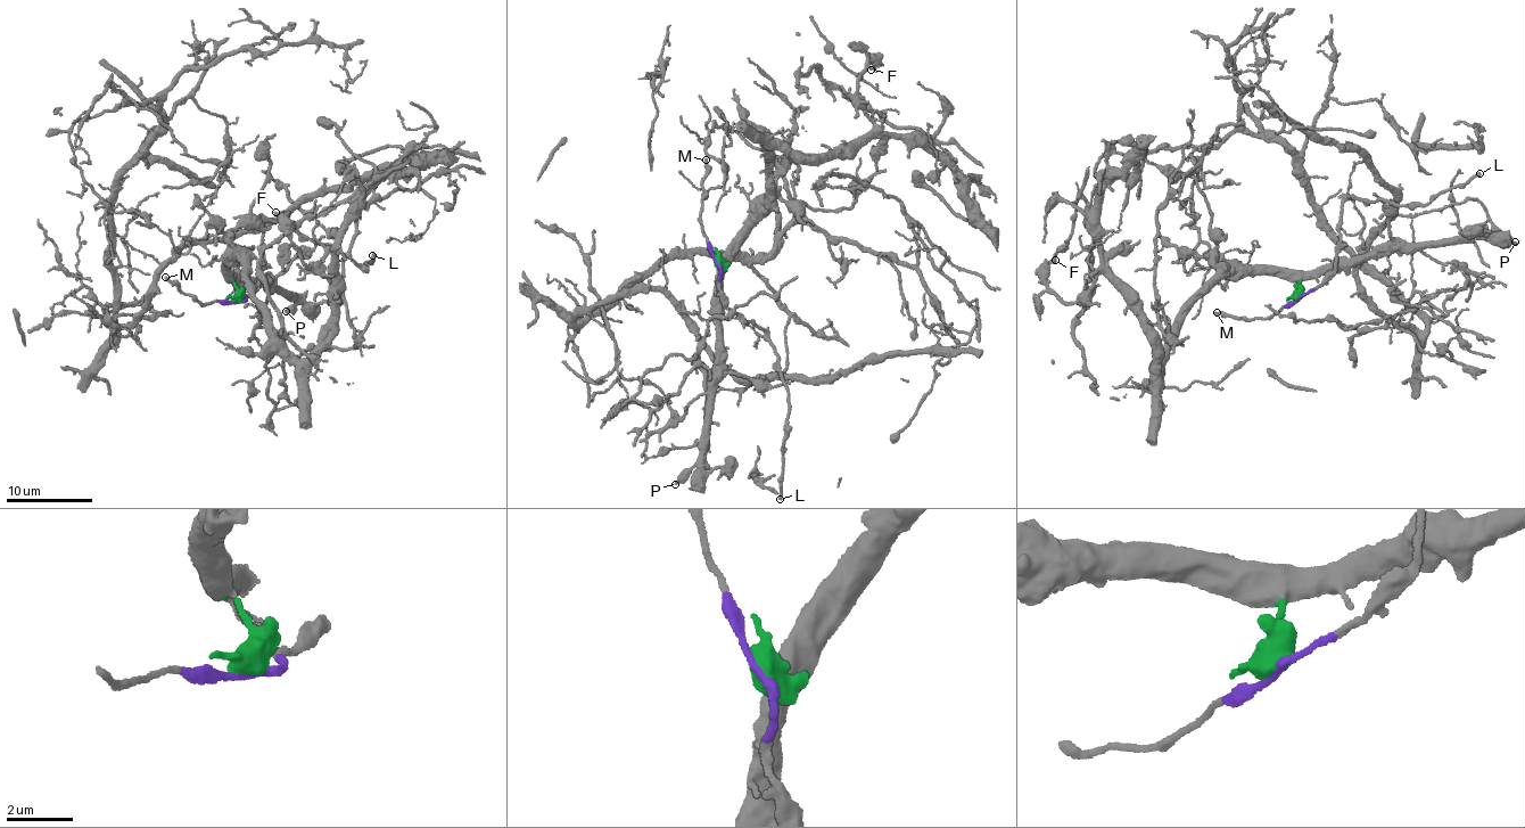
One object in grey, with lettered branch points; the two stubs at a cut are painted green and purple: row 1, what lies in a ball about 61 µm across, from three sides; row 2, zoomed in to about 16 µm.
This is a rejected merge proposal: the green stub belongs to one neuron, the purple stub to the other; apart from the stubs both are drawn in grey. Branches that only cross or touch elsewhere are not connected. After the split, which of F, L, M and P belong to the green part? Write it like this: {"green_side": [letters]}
{"green_side": ["F", "P"]}

